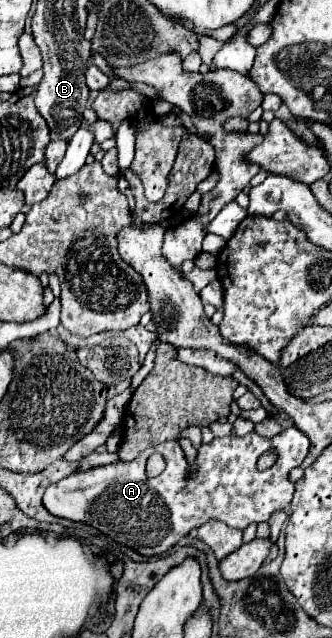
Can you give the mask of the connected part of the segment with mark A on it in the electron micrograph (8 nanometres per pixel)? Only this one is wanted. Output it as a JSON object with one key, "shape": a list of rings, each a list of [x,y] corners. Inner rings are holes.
{"shape":[[[295,426],[279,432],[275,438],[267,440],[255,432],[249,432],[247,436],[241,438],[213,438],[213,442],[209,444],[201,444],[197,450],[197,458],[195,458],[195,468],[189,466],[179,442],[161,442],[155,446],[149,446],[147,450],[143,450],[135,460],[131,462],[113,462],[107,466],[97,466],[91,470],[81,470],[75,472],[63,480],[59,480],[57,484],[51,484],[45,490],[43,496],[43,504],[45,508],[53,514],[53,516],[61,516],[61,518],[69,518],[69,520],[77,520],[77,522],[87,522],[93,528],[97,528],[99,532],[111,536],[113,540],[145,554],[145,556],[153,556],[153,554],[163,554],[165,550],[169,550],[173,544],[179,542],[181,536],[185,536],[187,532],[191,532],[193,528],[199,528],[201,524],[205,524],[211,518],[217,518],[233,528],[245,530],[251,522],[263,522],[269,520],[271,512],[275,510],[285,510],[293,498],[293,482],[289,482],[287,474],[291,468],[301,466],[301,462],[305,460],[309,452],[309,438]],[[269,448],[275,448],[279,454],[279,460],[275,462],[275,466],[271,466],[269,470],[259,472],[257,470],[257,458],[267,452]],[[159,452],[165,458],[165,470],[157,476],[157,478],[149,478],[145,464],[147,458]]]}

